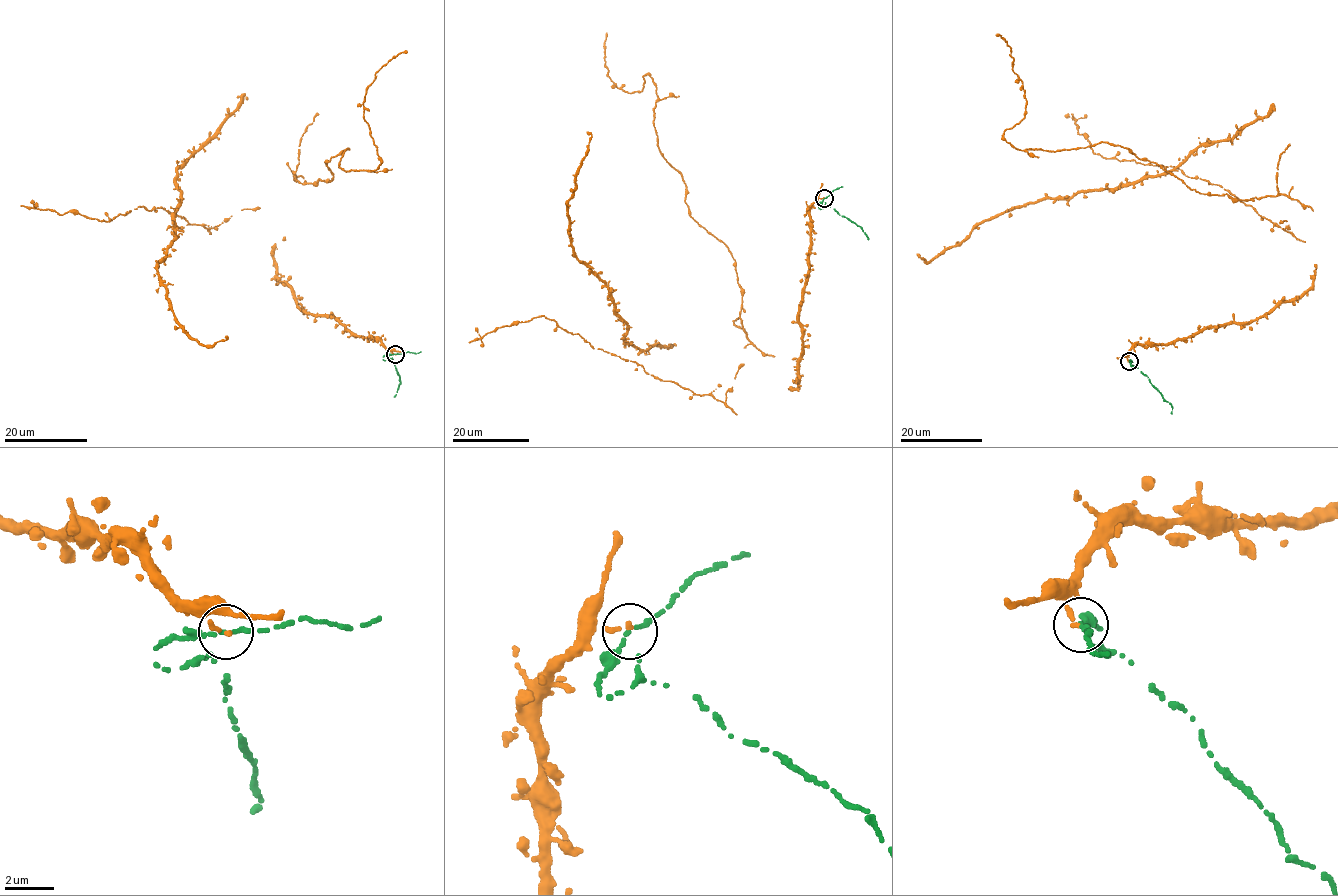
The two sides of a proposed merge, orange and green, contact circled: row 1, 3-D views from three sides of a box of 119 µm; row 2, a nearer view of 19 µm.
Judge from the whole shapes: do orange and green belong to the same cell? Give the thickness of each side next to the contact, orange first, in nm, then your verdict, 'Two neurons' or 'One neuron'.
Thickness 160 nm (orange) against 240 nm. Two neurons

